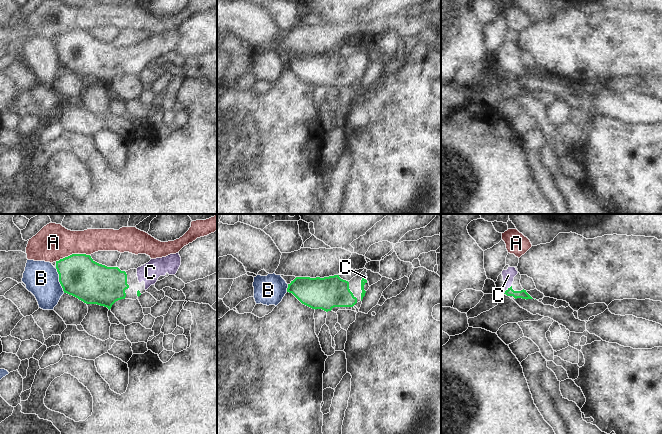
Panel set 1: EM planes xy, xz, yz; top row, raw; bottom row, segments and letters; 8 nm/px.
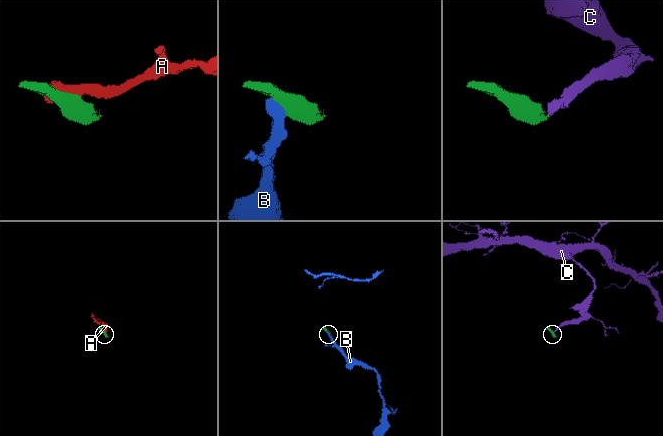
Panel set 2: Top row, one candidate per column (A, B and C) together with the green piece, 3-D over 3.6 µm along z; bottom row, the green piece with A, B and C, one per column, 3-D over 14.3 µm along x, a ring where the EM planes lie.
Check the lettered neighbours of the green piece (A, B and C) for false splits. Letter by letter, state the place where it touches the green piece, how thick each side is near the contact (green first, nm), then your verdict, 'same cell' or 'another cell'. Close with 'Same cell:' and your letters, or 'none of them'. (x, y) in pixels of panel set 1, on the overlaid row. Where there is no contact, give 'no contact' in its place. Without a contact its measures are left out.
A: xy (72, 254) | 320/300 nm | another cell
B: xy (59, 280) | 320/280 nm | another cell
C: yz (508, 288) | 70/100 nm | same cell
Same cell: C

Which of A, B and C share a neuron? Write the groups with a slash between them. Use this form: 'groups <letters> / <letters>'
groups A / B / C

